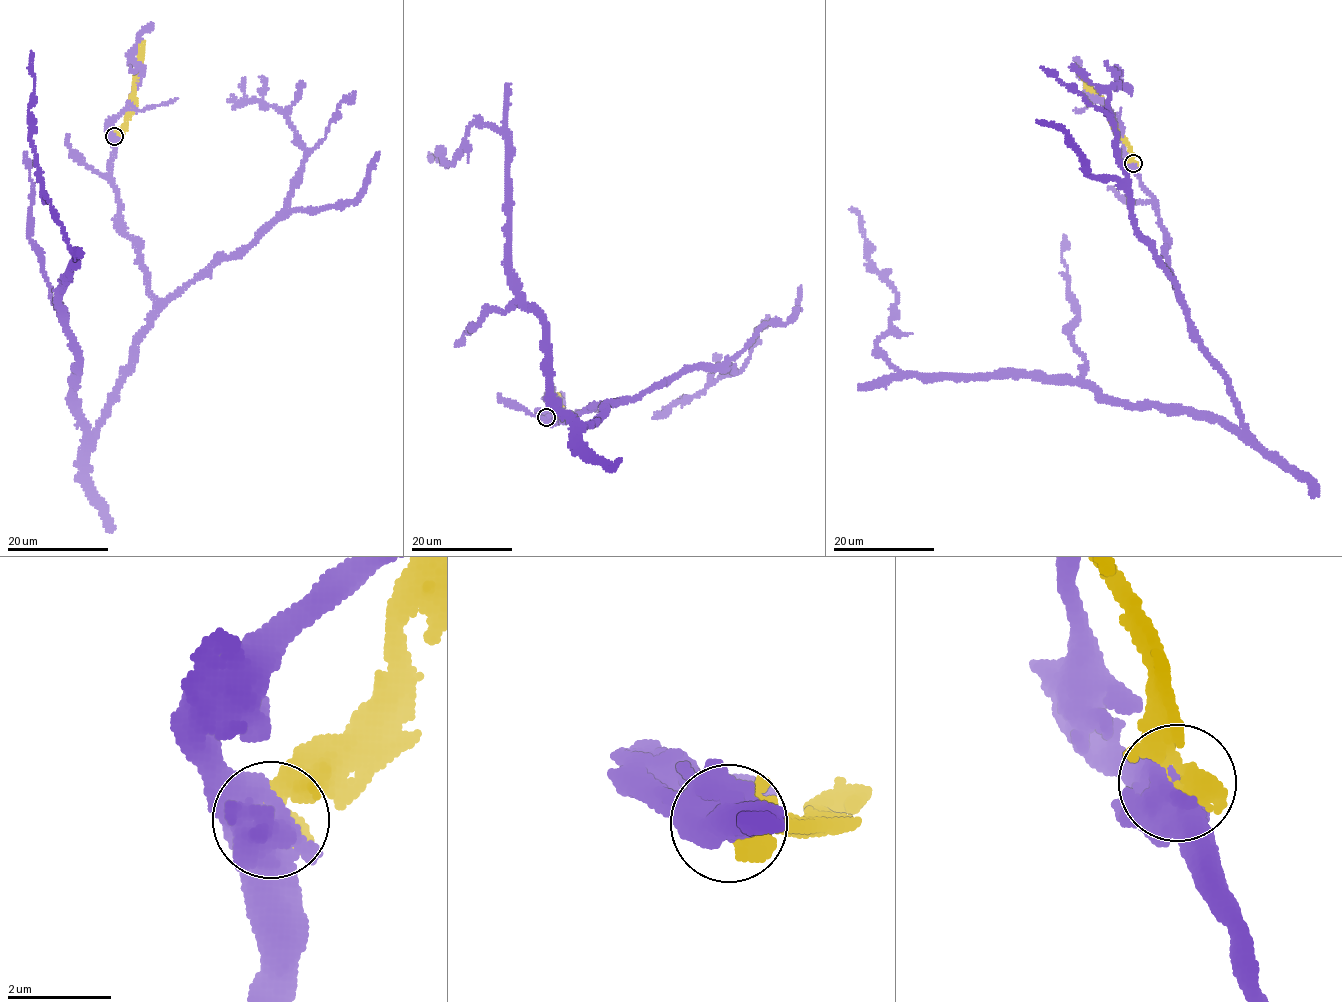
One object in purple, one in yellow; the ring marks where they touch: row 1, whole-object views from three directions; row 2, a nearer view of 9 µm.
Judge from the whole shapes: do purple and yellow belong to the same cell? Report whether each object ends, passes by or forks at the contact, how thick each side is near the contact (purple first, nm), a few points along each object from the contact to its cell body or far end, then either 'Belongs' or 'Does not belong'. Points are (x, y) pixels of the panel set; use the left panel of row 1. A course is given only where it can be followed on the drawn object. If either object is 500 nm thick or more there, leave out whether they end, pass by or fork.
Thickness 600 nm (purple) against 550 nm. Course of purple: (113, 136), (121, 231), (154, 313), (90, 435), (59, 302), (75, 256), (41, 188), (30, 52). Course of yellow: (113, 136), (124, 123), (131, 104), (142, 40). Does not belong

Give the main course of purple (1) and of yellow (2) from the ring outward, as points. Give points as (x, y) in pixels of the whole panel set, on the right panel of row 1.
1: (1133, 164), (1189, 328), (1243, 432), (1075, 383), (908, 375), (877, 346), (896, 292), (849, 209)
2: (1133, 164), (1125, 141), (1108, 108), (1082, 75)

